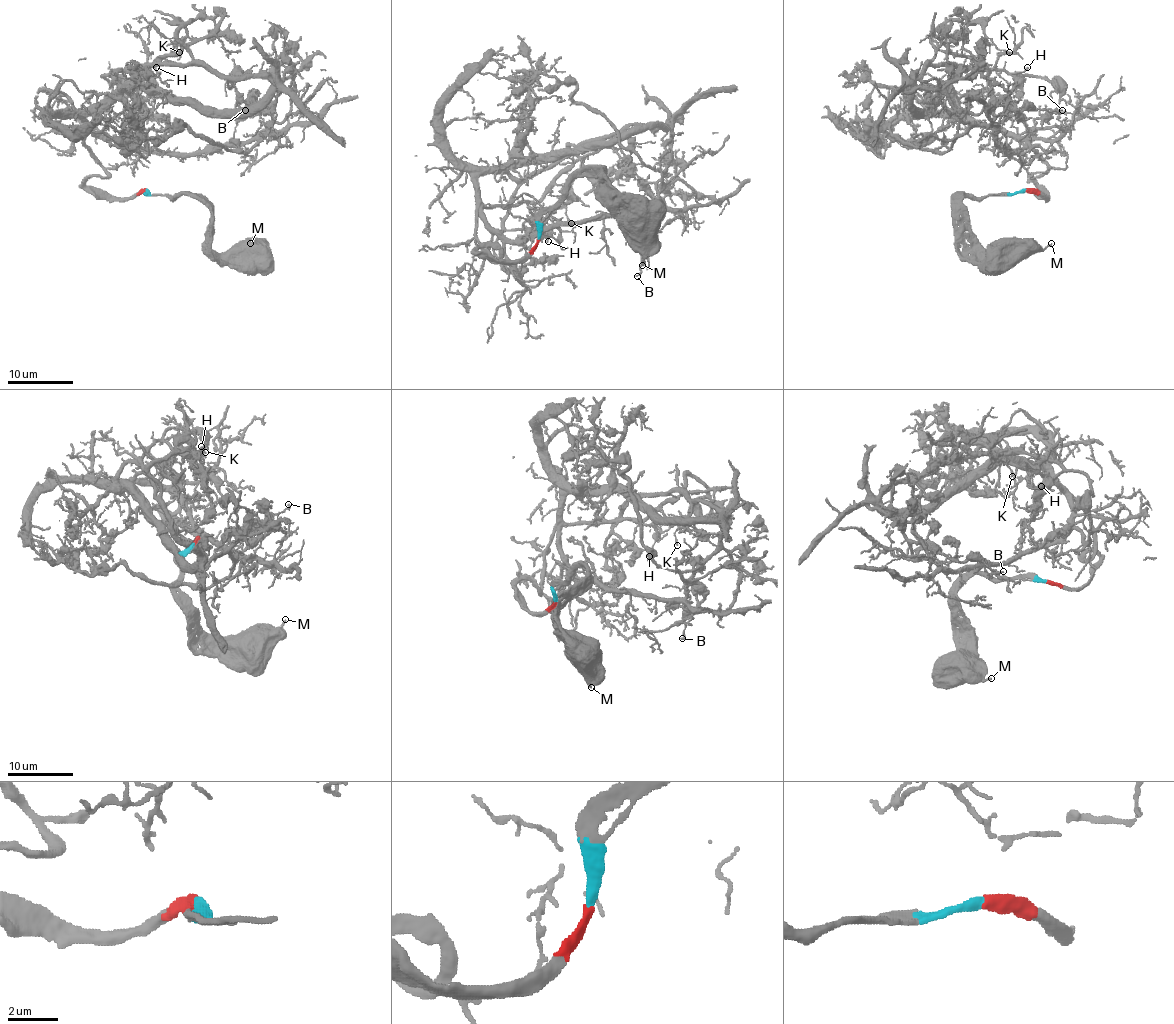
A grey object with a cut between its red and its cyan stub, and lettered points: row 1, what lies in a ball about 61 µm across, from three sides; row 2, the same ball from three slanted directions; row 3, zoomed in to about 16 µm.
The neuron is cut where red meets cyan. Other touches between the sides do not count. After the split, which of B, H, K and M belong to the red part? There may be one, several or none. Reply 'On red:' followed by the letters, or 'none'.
On red: B, H, K

